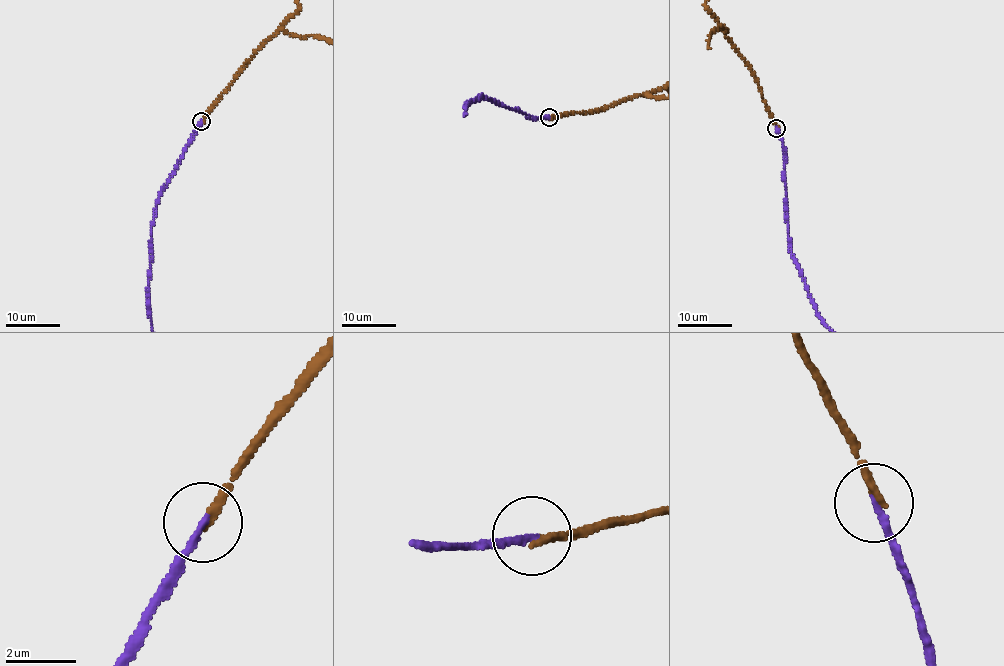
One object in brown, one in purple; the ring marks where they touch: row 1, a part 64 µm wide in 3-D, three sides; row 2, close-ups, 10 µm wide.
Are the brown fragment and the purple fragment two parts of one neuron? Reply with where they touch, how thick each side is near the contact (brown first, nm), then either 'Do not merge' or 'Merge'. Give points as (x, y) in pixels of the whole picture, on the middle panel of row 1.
Place: (549, 117). Thickness 240 nm (brown) against 200 nm. Merge

